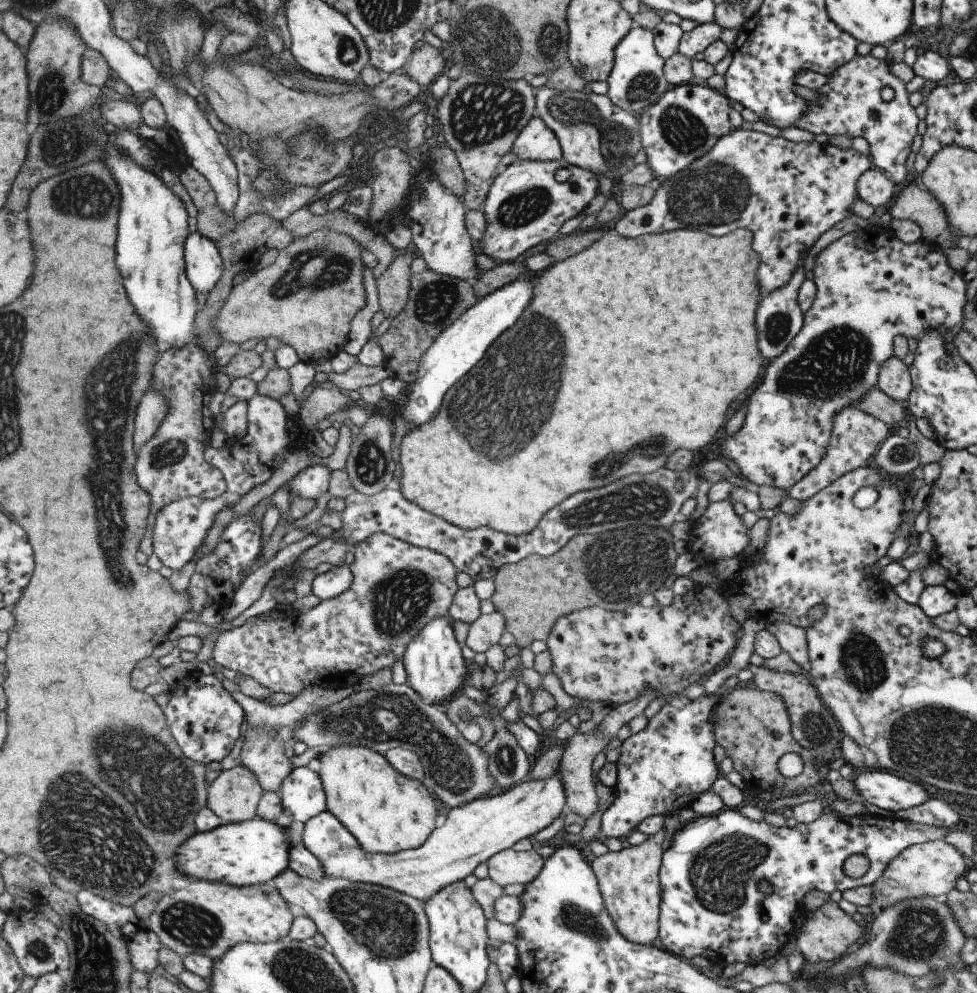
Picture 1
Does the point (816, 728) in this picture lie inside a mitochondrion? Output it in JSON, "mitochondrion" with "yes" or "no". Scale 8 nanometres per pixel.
{"mitochondrion":"yes"}

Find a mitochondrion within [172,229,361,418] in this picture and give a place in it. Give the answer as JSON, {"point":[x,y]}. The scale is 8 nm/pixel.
{"point":[315,269]}

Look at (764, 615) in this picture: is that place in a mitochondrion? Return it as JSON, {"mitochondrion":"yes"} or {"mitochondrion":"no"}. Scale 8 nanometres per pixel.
{"mitochondrion":"no"}

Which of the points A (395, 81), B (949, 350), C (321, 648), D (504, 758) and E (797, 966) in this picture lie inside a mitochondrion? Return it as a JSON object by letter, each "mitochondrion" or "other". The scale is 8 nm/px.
{"A":"other","B":"other","C":"mitochondrion","D":"mitochondrion","E":"other"}

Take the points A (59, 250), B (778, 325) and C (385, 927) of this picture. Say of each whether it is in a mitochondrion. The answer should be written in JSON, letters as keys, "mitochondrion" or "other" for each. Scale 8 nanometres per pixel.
{"A":"other","B":"mitochondrion","C":"mitochondrion"}

